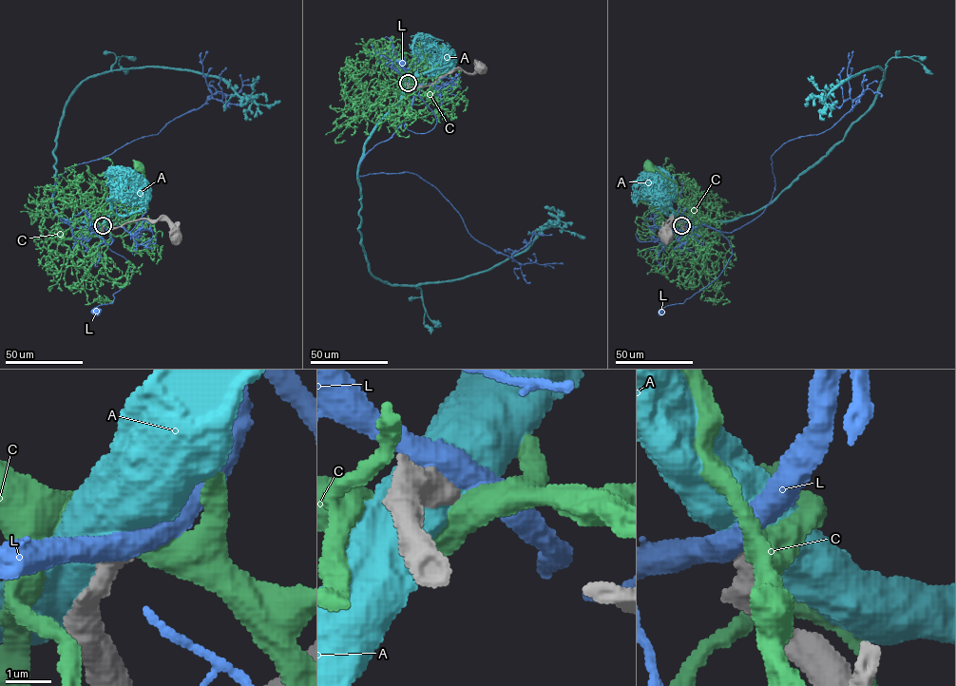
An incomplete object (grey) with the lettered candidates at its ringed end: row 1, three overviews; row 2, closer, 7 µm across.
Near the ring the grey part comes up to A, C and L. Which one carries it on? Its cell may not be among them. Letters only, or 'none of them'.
A

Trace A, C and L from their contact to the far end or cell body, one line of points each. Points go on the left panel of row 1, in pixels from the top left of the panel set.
A: (103, 226), (54, 208), (58, 127), (82, 83), (175, 67), (217, 75), (257, 104), (280, 101)
C: (104, 225), (93, 218), (101, 216), (108, 203), (124, 199), (143, 179), (138, 166)
L: (103, 225), (108, 218), (99, 238), (126, 260), (132, 276), (113, 295), (112, 303), (98, 306), (97, 312)

